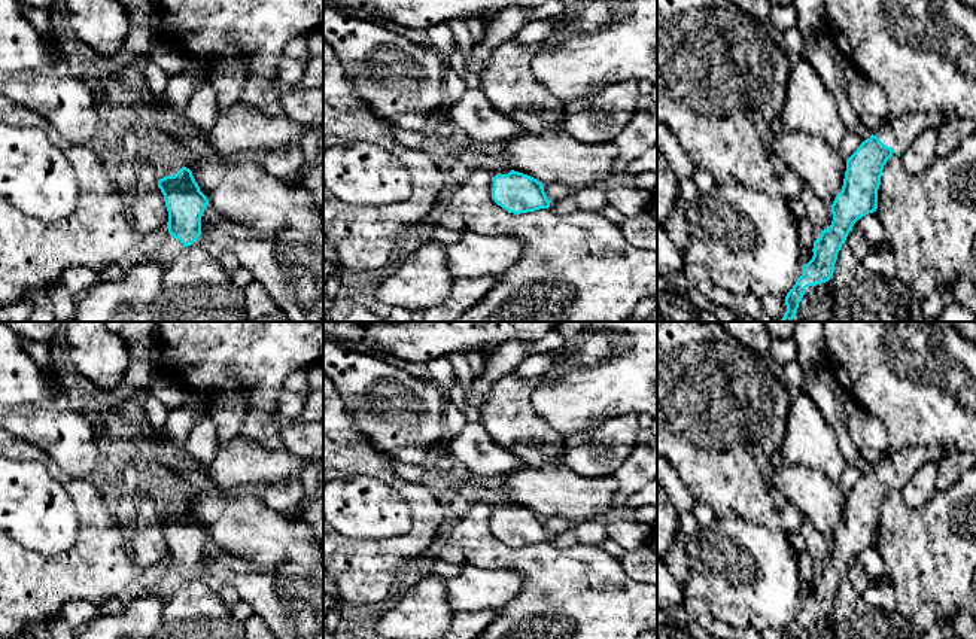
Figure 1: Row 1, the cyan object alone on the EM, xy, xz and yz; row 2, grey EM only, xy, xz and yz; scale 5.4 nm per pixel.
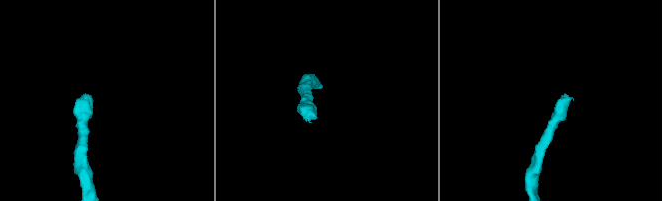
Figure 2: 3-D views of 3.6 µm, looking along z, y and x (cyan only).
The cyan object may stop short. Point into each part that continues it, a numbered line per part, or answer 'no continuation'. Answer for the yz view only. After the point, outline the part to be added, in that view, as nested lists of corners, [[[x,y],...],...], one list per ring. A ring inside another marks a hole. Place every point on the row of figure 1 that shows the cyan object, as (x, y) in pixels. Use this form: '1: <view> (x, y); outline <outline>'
1: yz (899, 133); outline [[[915,112],[884,121],[882,125],[872,134],[894,150],[893,156],[899,156],[915,140],[919,131],[925,127],[939,128],[943,121],[945,115],[942,112]]]

